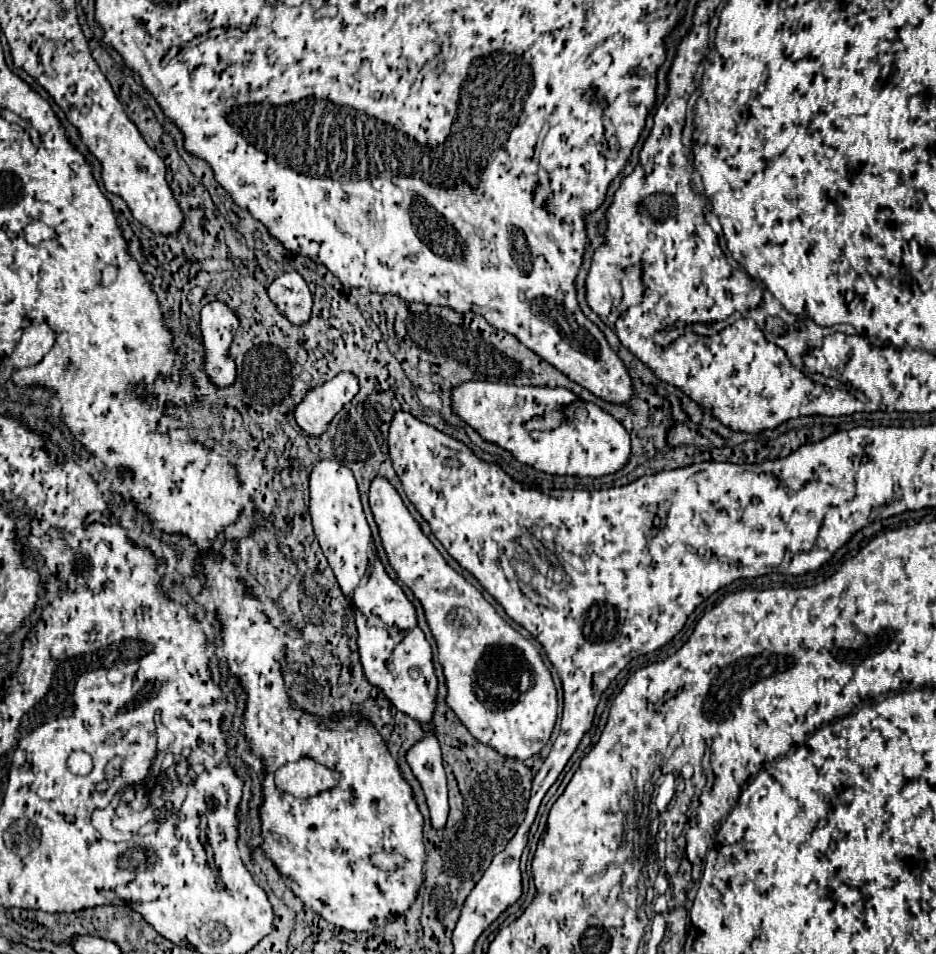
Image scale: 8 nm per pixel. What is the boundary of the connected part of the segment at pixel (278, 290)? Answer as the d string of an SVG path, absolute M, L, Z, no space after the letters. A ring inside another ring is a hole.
M292 270L280 274L268 288L272 302L288 316L290 322L302 324L310 318L312 294L302 276Z

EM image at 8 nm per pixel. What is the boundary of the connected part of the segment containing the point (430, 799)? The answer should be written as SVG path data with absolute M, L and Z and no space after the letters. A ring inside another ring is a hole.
M432 734L422 738L408 750L406 760L414 776L422 784L426 804L430 810L432 828L442 830L448 818L448 792L446 792L446 774L440 758L438 740Z

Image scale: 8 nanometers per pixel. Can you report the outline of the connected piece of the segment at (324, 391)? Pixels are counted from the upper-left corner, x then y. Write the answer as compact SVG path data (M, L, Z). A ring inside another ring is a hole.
M338 374L330 382L306 392L302 402L294 410L296 424L306 436L319 437L325 432L334 416L358 394L358 380L354 374ZM342 382L350 386L342 388Z

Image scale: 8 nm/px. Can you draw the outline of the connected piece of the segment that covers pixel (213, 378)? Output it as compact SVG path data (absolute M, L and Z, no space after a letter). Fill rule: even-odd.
M210 302L202 308L200 330L204 344L204 372L208 380L218 388L228 388L234 384L236 370L218 370L228 368L228 350L238 328L238 318L222 302Z

